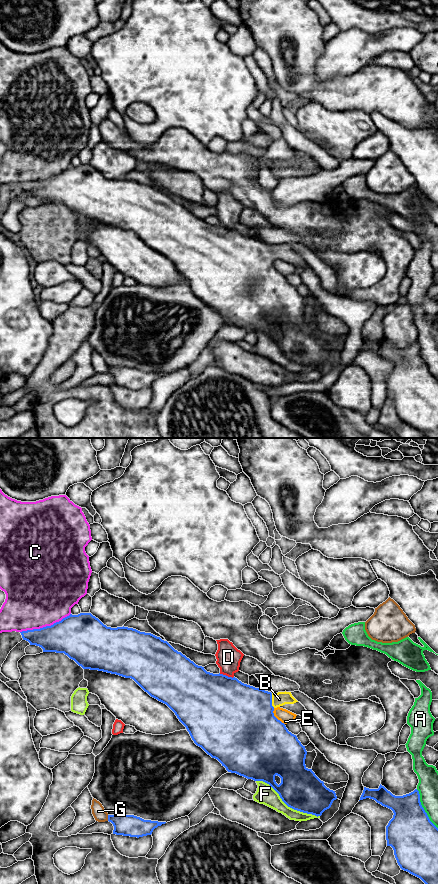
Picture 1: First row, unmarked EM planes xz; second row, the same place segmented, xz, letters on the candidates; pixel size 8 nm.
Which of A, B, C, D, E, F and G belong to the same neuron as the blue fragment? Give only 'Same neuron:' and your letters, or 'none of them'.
Same neuron: B

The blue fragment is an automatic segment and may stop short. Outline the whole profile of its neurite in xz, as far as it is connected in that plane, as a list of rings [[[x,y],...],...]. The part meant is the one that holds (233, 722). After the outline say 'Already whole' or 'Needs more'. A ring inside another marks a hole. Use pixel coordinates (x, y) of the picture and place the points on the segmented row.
[[[91,613],[70,614],[51,626],[20,633],[23,640],[28,641],[30,645],[41,647],[43,652],[64,653],[83,669],[98,670],[133,679],[151,697],[166,704],[186,727],[194,743],[212,758],[217,759],[228,772],[269,784],[288,807],[318,817],[337,799],[335,791],[327,788],[312,769],[306,767],[305,746],[296,735],[288,731],[284,723],[274,716],[273,711],[277,707],[302,717],[309,715],[291,692],[271,693],[244,684],[235,677],[207,672],[204,667],[196,665],[160,637],[124,626],[107,627]]]. Needs more

